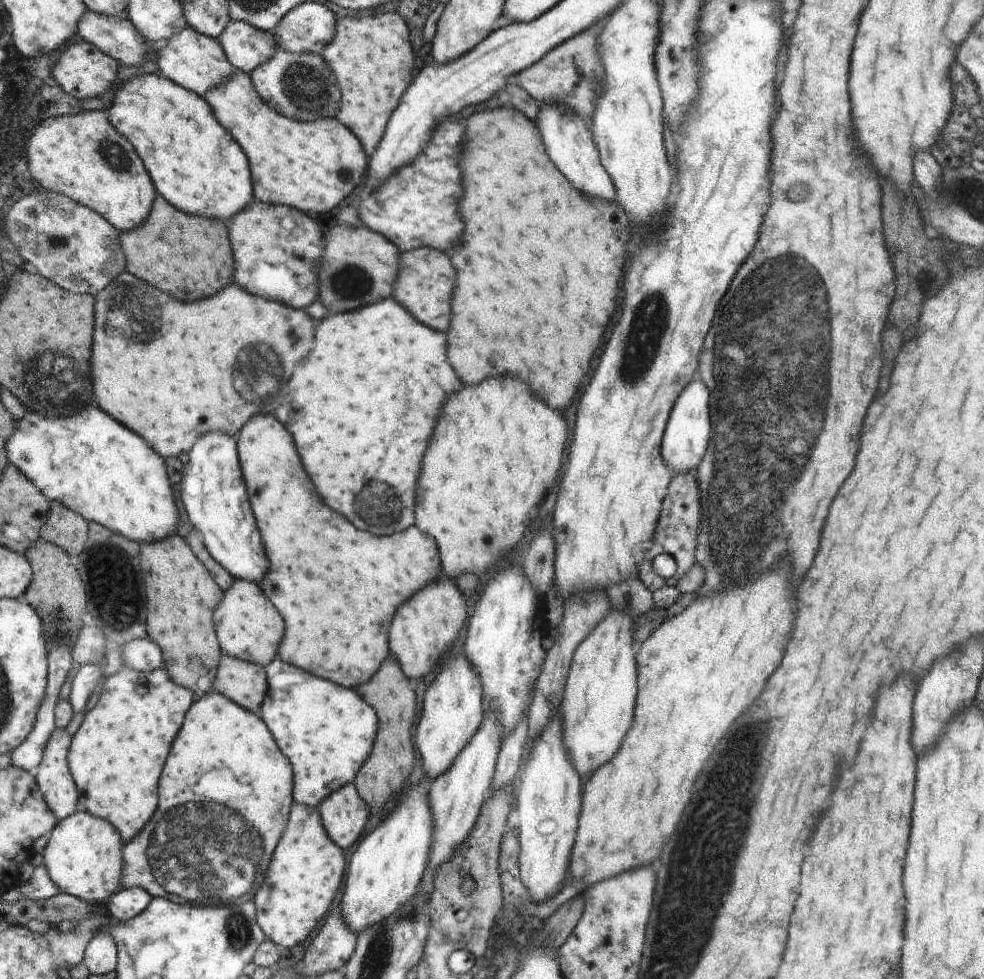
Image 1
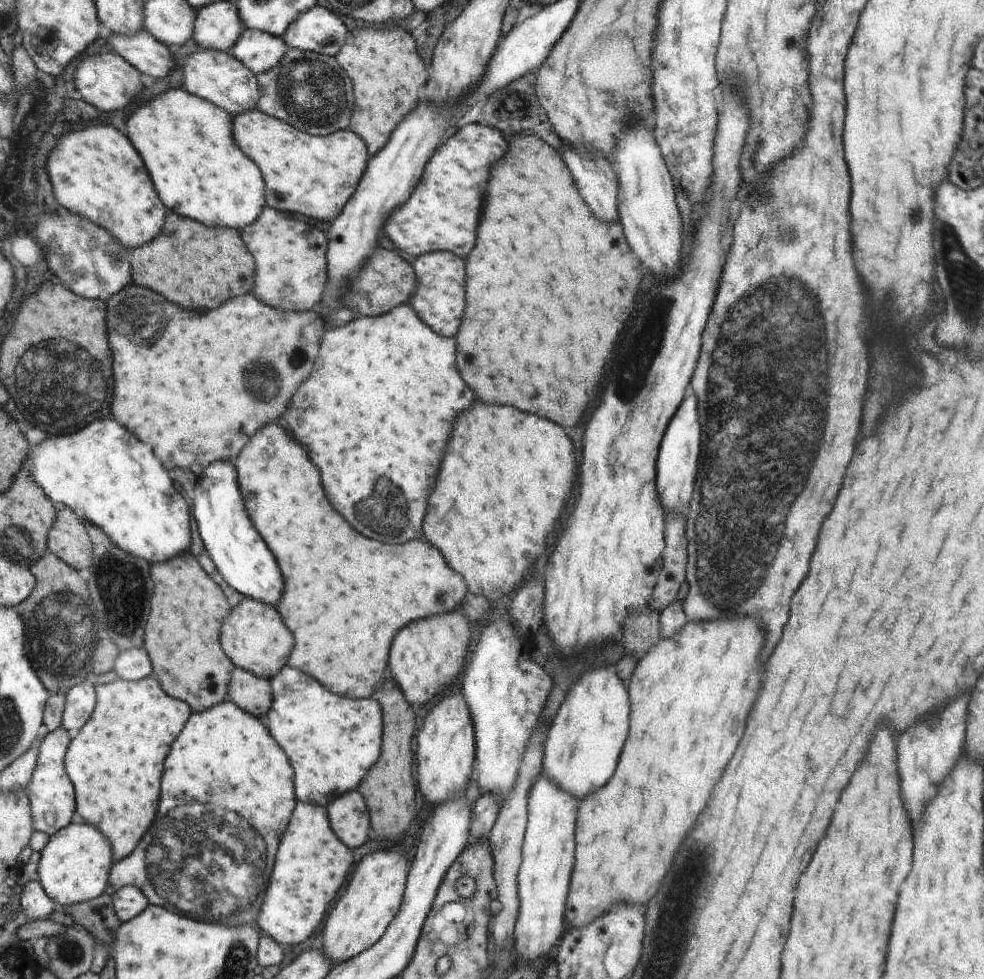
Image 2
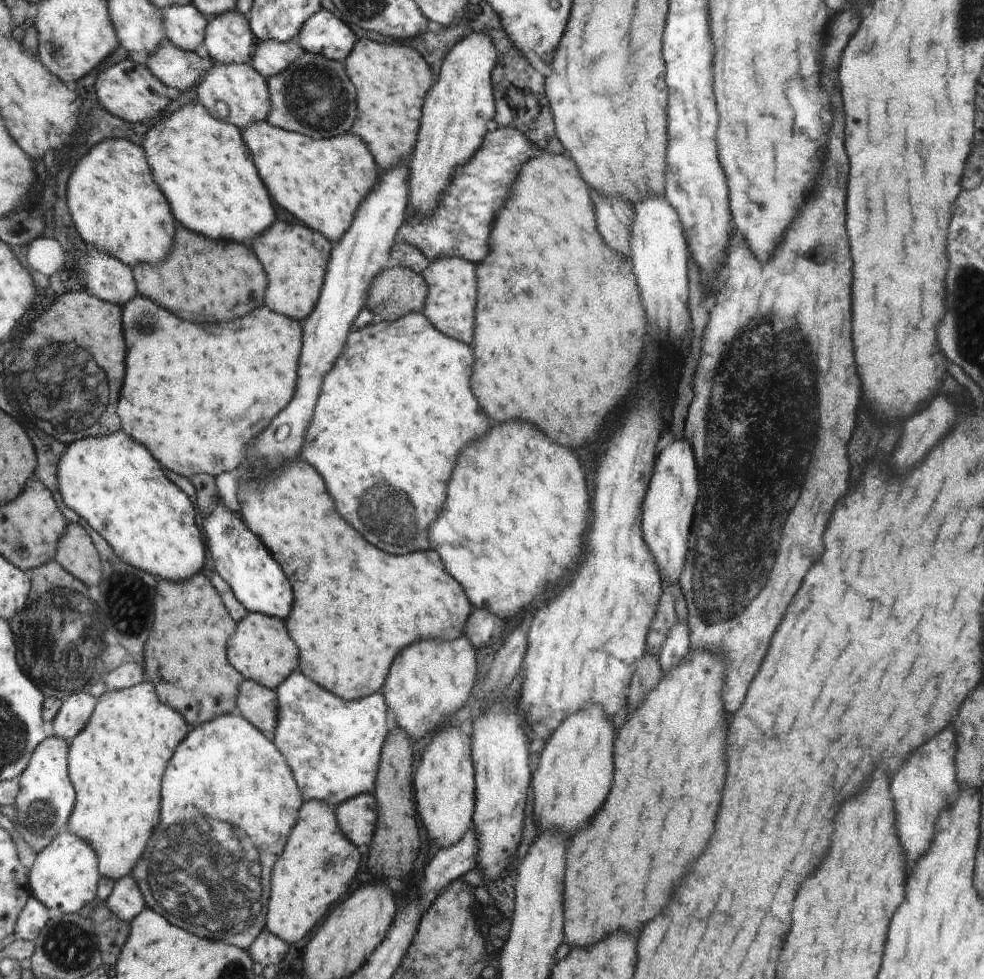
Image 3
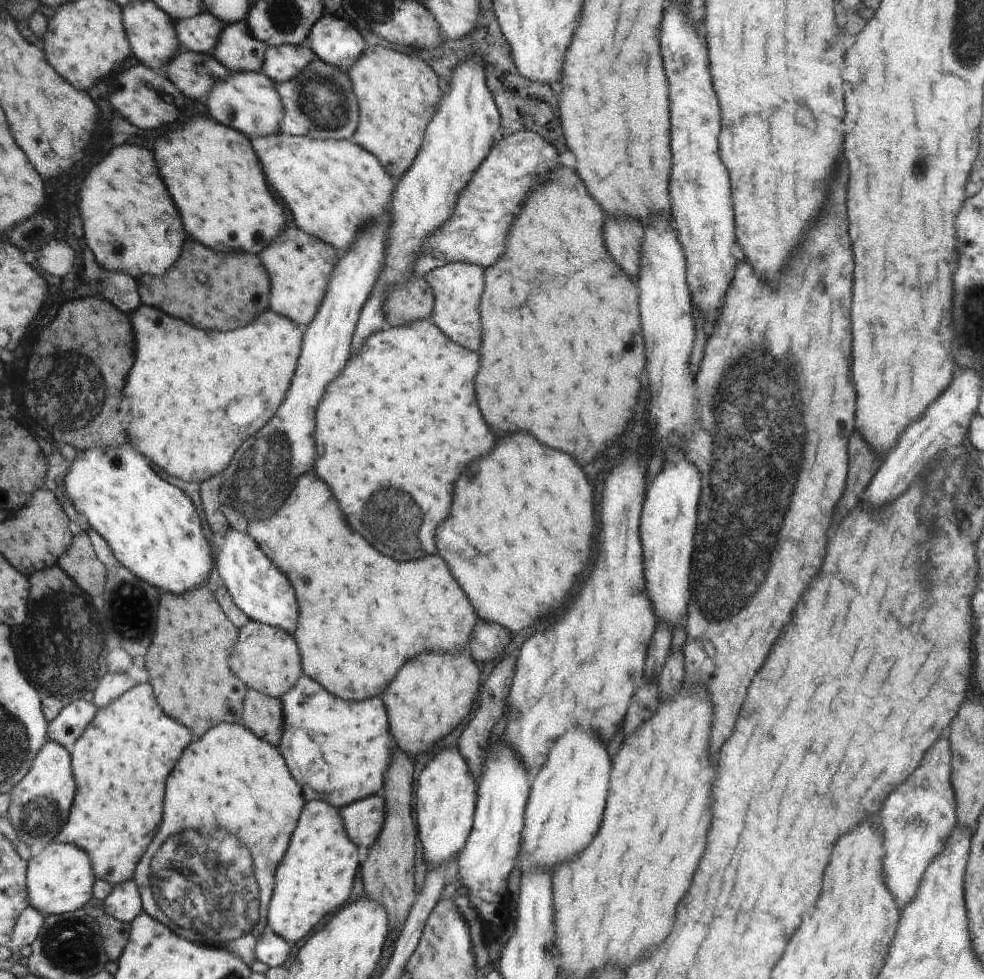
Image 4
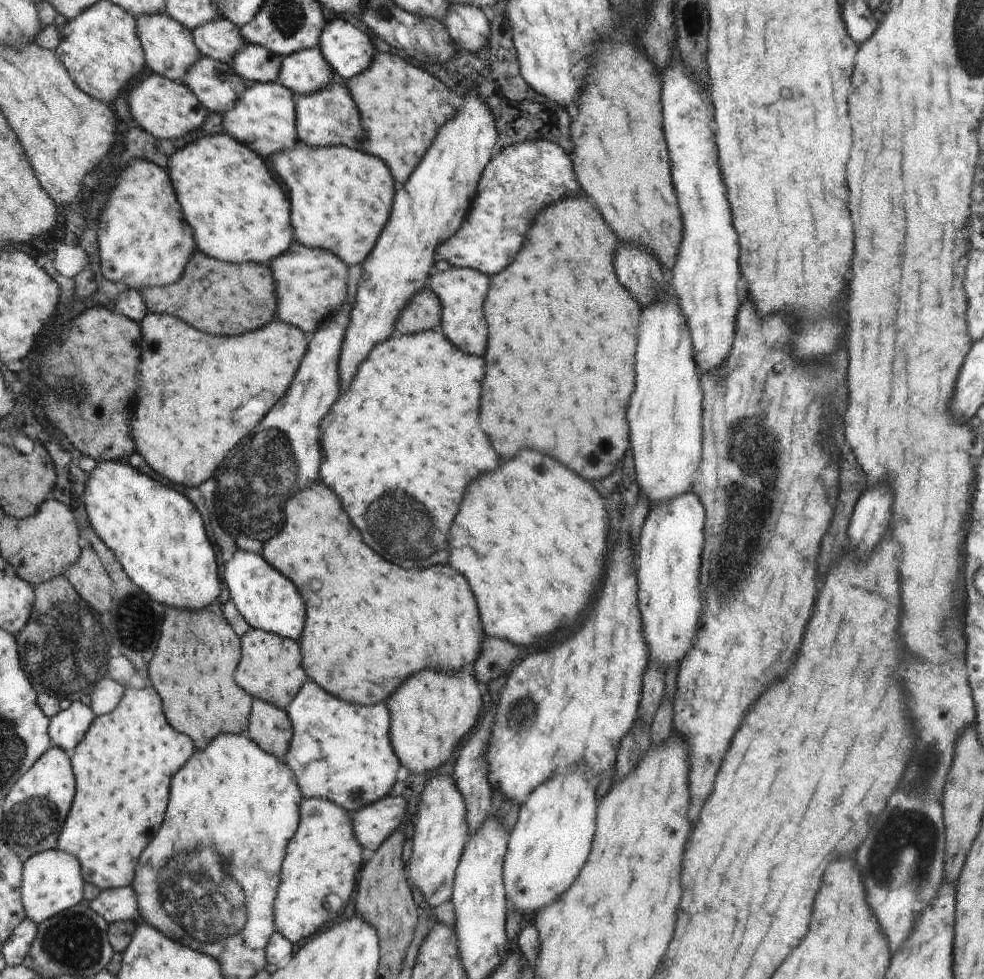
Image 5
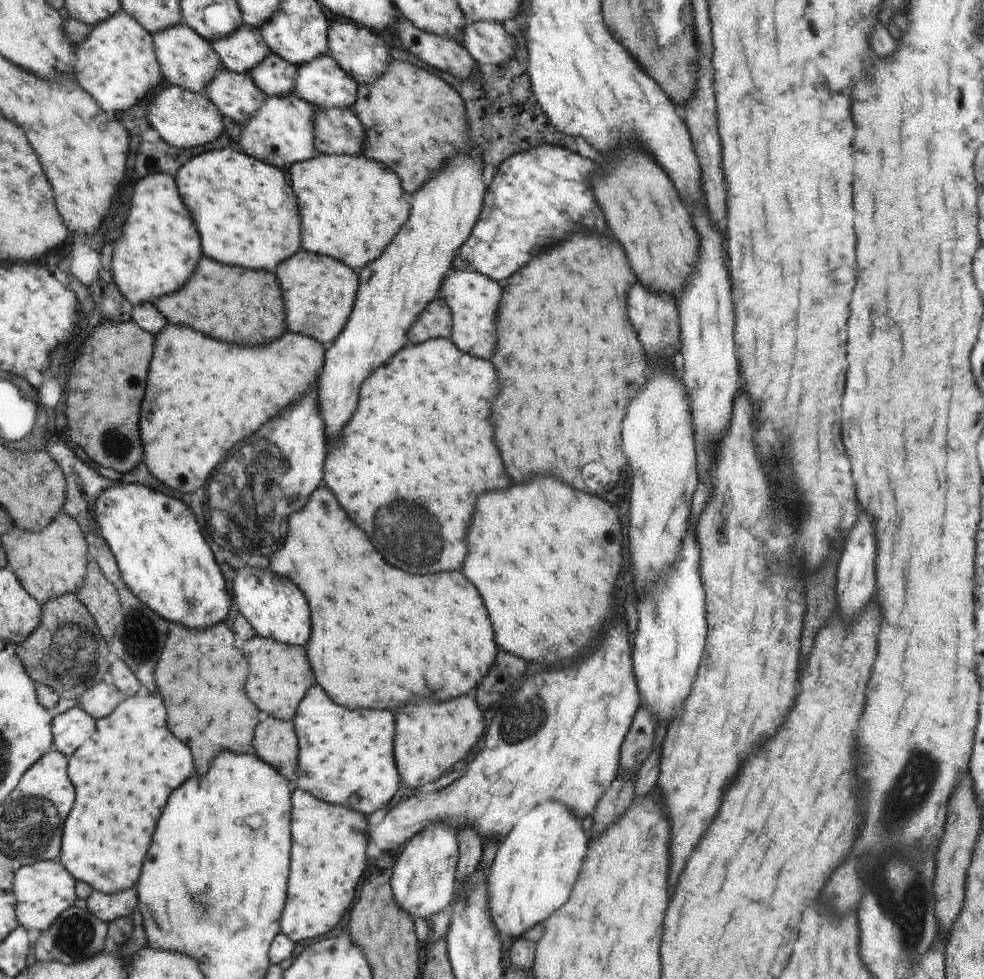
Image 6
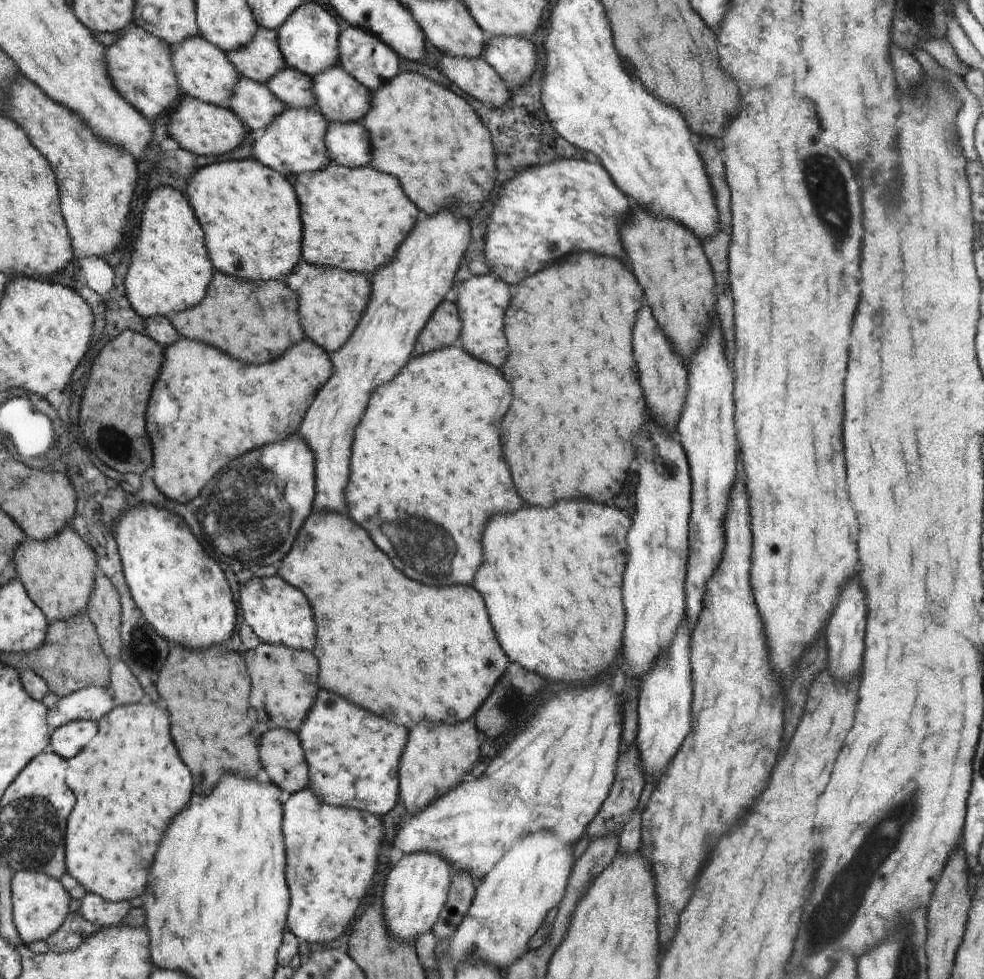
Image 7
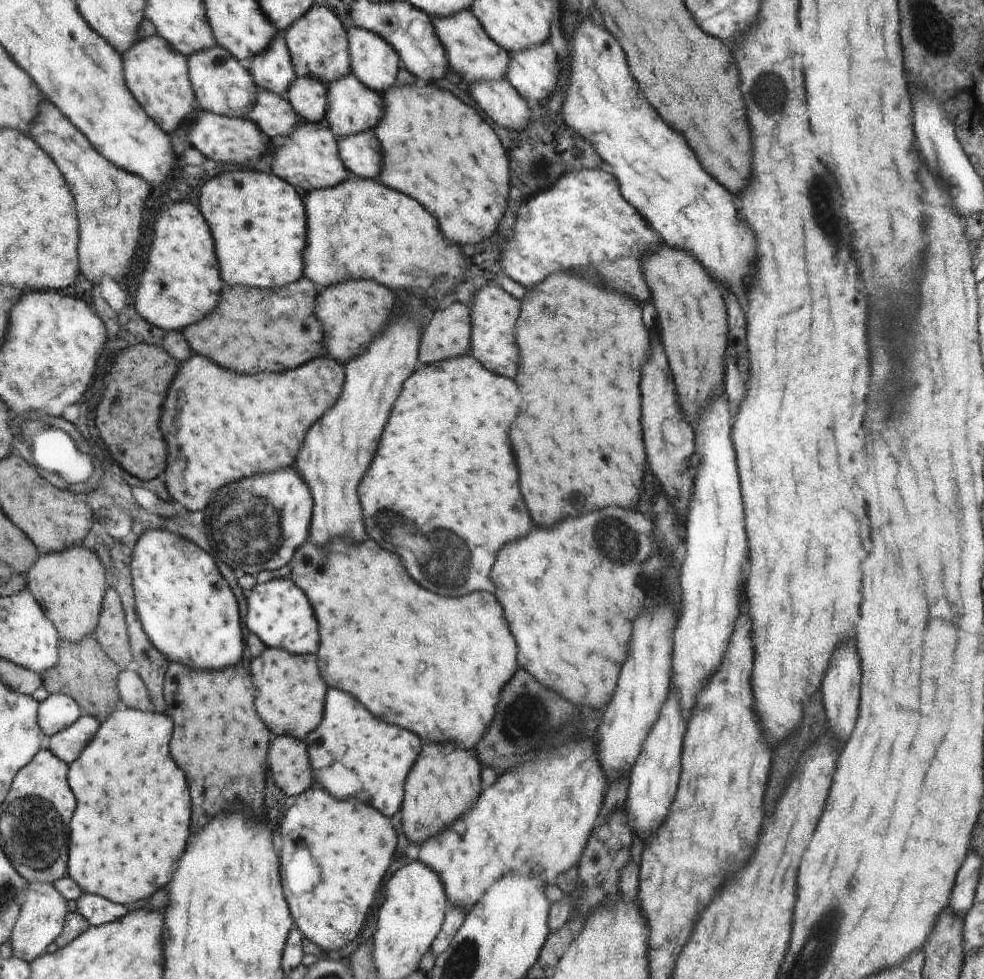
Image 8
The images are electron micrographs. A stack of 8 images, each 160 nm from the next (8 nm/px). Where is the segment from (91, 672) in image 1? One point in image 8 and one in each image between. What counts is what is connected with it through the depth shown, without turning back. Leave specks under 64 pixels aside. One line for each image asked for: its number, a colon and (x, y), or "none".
2: (80, 701)
3: (72, 716)
4: (68, 726)
5: (67, 729)
6: (71, 730)
7: (68, 741)
8: (68, 745)

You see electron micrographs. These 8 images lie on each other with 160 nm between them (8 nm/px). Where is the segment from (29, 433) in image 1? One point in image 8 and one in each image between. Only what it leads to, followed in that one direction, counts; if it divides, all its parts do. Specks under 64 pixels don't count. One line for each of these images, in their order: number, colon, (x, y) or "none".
2: (107, 476)
3: (115, 484)
4: (152, 528)
5: (157, 536)
6: (162, 557)
7: (181, 591)
8: (185, 607)

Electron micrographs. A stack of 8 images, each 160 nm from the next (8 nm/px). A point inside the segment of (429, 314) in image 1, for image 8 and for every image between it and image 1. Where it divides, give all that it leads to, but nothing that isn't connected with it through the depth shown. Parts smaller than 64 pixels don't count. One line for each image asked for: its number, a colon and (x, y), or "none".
2: (439, 299)
3: (452, 284)
4: (457, 287)
5: (462, 291)
6: (474, 299)
7: (483, 300)
8: (494, 313)

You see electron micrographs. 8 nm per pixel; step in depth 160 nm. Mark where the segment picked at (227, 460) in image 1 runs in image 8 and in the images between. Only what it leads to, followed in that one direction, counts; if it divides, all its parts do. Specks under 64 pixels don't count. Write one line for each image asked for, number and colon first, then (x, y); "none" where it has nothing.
2: (243, 558)
3: (256, 579)
4: (254, 582)
5: (267, 601)
6: (275, 606)
7: (278, 613)
8: (279, 613)

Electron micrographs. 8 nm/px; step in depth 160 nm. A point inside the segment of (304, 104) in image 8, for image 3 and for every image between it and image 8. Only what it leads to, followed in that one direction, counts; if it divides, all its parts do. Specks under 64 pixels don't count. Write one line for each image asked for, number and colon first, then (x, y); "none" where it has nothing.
3: (229, 38)
4: (239, 51)
5: (254, 65)
6: (274, 77)
7: (295, 90)

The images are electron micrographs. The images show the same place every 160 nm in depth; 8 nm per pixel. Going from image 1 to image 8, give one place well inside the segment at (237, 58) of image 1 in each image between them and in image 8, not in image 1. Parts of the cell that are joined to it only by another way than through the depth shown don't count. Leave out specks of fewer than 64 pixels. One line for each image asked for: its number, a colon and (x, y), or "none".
2: (260, 51)
3: (272, 57)
4: (284, 63)
5: (304, 72)
6: (322, 83)
7: (340, 98)
8: (353, 108)

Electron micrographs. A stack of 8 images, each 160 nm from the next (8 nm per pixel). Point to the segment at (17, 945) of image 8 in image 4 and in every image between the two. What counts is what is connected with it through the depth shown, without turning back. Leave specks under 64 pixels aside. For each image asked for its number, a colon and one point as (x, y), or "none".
4: (60, 878)
5: (52, 884)
6: (44, 890)
7: (40, 904)

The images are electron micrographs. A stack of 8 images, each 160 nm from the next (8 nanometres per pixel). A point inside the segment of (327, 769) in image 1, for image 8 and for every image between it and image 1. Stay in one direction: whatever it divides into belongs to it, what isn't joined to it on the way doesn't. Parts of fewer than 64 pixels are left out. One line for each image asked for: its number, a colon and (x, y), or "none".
2: (333, 741)
3: (334, 745)
4: (338, 750)
5: (341, 751)
6: (346, 758)
7: (337, 735)
8: (381, 756)

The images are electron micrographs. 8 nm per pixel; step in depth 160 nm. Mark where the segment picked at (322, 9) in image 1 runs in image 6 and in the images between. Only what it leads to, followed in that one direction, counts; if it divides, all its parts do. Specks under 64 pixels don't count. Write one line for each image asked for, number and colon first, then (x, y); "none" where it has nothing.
2: (318, 30)
3: (323, 34)
4: (334, 41)
5: (348, 50)
6: (362, 54)

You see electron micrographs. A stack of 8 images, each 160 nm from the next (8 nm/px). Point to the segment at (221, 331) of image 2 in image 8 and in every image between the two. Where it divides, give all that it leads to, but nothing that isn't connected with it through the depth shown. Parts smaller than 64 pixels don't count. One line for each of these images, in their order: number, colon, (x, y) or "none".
3: (222, 384)
4: (198, 374)
5: (201, 395)
6: (203, 397)
7: (206, 408)
8: (220, 427)

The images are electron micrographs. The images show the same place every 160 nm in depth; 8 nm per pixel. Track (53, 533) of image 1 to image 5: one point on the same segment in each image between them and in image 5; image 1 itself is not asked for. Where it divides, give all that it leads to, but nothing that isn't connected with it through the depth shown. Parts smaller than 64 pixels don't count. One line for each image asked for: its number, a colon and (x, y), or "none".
2: (68, 539)
3: (76, 552)
4: (81, 563)
5: (88, 575)

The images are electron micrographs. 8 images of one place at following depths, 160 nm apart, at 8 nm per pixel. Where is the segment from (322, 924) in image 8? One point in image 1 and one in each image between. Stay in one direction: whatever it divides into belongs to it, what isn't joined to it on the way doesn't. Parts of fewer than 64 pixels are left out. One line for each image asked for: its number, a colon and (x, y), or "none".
1: (308, 866)
2: (312, 862)
3: (318, 863)
4: (316, 876)
5: (322, 861)
6: (329, 840)
7: (346, 840)

